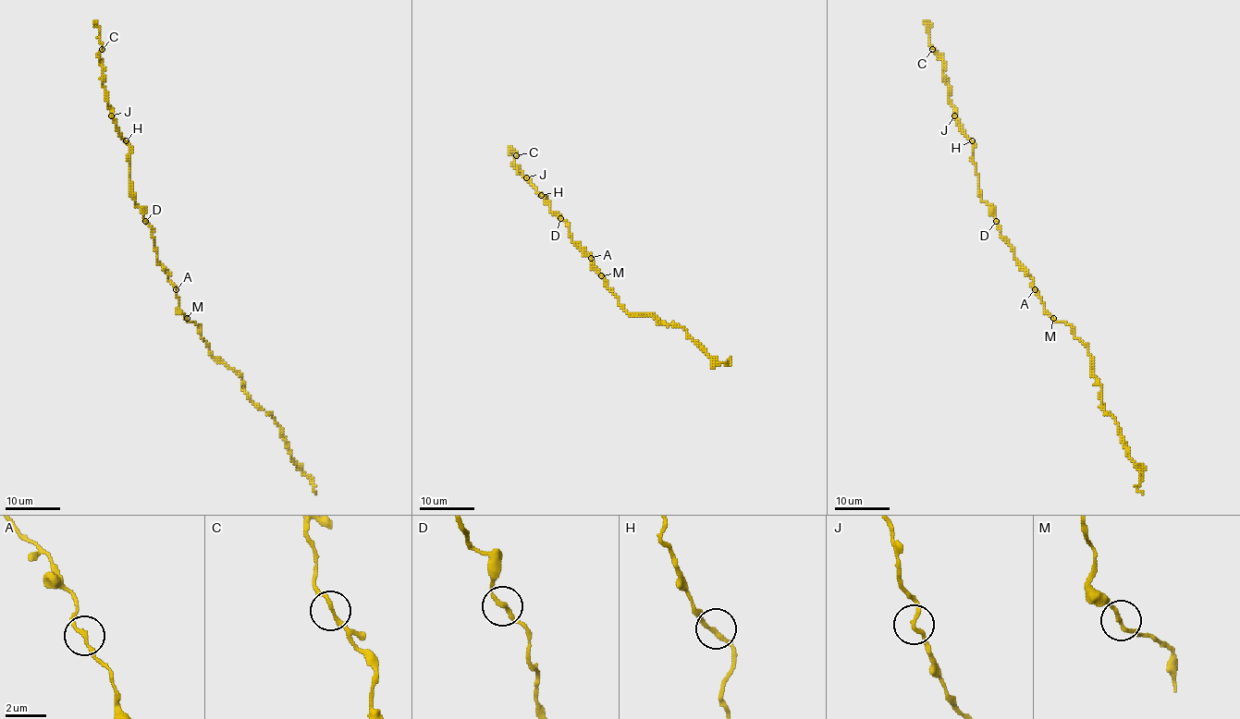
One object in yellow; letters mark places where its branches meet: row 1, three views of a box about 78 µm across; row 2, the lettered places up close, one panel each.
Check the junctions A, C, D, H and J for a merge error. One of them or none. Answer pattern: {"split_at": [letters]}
{"split_at": []}

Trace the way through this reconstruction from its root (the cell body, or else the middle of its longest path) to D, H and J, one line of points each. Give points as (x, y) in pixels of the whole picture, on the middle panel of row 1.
D: (583, 255), (572, 240), (570, 226), (560, 218)
H: (583, 255), (572, 240), (567, 223), (550, 210), (542, 195), (545, 196), (541, 195)
J: (583, 255), (572, 240), (567, 223), (550, 210), (542, 195), (545, 196), (526, 177)

